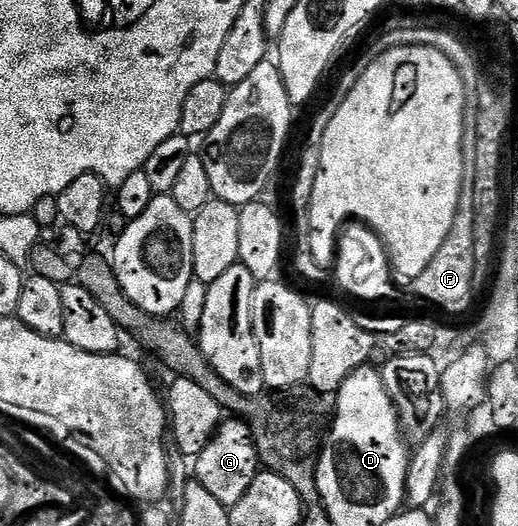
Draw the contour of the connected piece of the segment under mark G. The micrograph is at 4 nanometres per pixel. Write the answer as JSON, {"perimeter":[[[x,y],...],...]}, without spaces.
{"perimeter":[[[242,418],[224,419],[205,450],[201,450],[201,454],[193,460],[194,479],[205,486],[205,490],[209,490],[209,494],[213,494],[213,498],[217,498],[217,502],[224,504],[228,510],[241,502],[241,498],[245,498],[245,490],[249,490],[259,471],[261,465],[257,446],[253,442],[250,426]]]}

